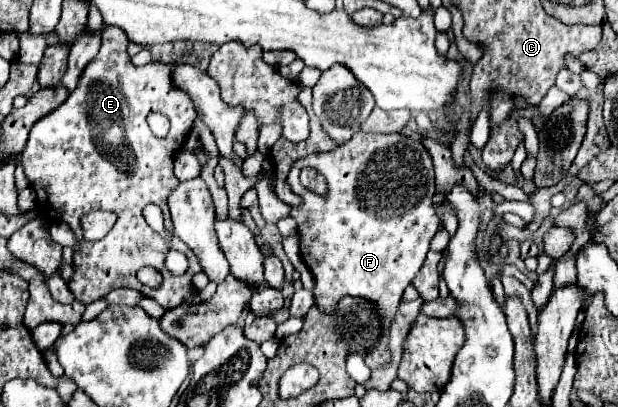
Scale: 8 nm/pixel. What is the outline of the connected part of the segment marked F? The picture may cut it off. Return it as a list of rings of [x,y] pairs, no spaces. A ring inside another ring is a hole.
[[[357,131],[345,145],[339,145],[333,153],[313,153],[313,157],[305,157],[305,159],[301,159],[301,161],[295,161],[293,167],[291,167],[291,173],[289,173],[289,179],[287,179],[287,181],[289,181],[291,189],[293,189],[293,193],[297,193],[297,195],[303,199],[303,203],[301,203],[299,207],[291,207],[291,217],[293,217],[295,223],[297,223],[297,237],[299,237],[299,249],[301,249],[303,263],[311,269],[311,273],[313,273],[313,277],[315,277],[315,289],[313,289],[313,293],[315,293],[315,305],[317,305],[317,309],[323,311],[323,313],[333,313],[333,311],[337,311],[337,301],[339,301],[343,295],[361,297],[361,299],[373,303],[373,307],[375,307],[377,313],[379,313],[379,323],[381,323],[383,333],[381,333],[381,337],[377,339],[377,343],[371,345],[371,349],[367,351],[367,355],[365,355],[365,365],[367,365],[369,369],[377,369],[377,367],[387,365],[387,363],[391,361],[391,353],[389,353],[389,325],[391,325],[393,315],[395,315],[395,311],[397,311],[397,307],[399,307],[399,303],[401,303],[401,295],[403,295],[405,287],[413,281],[413,277],[415,277],[417,271],[421,269],[421,265],[423,265],[423,261],[425,261],[425,255],[427,255],[427,251],[429,251],[429,243],[431,243],[435,231],[439,229],[439,219],[437,219],[437,215],[435,215],[435,211],[433,211],[433,205],[431,205],[431,197],[433,197],[433,193],[435,193],[435,173],[433,173],[433,163],[431,163],[431,157],[429,157],[427,149],[421,145],[421,141],[415,141],[415,139],[405,137],[405,135],[397,135],[397,133],[393,133],[393,135],[373,135],[373,133],[361,133],[361,131]],[[303,167],[317,169],[317,171],[327,179],[327,185],[329,185],[329,197],[327,197],[327,199],[317,197],[315,193],[303,189],[303,185],[301,185],[301,181],[299,181],[299,173],[301,173]]]

